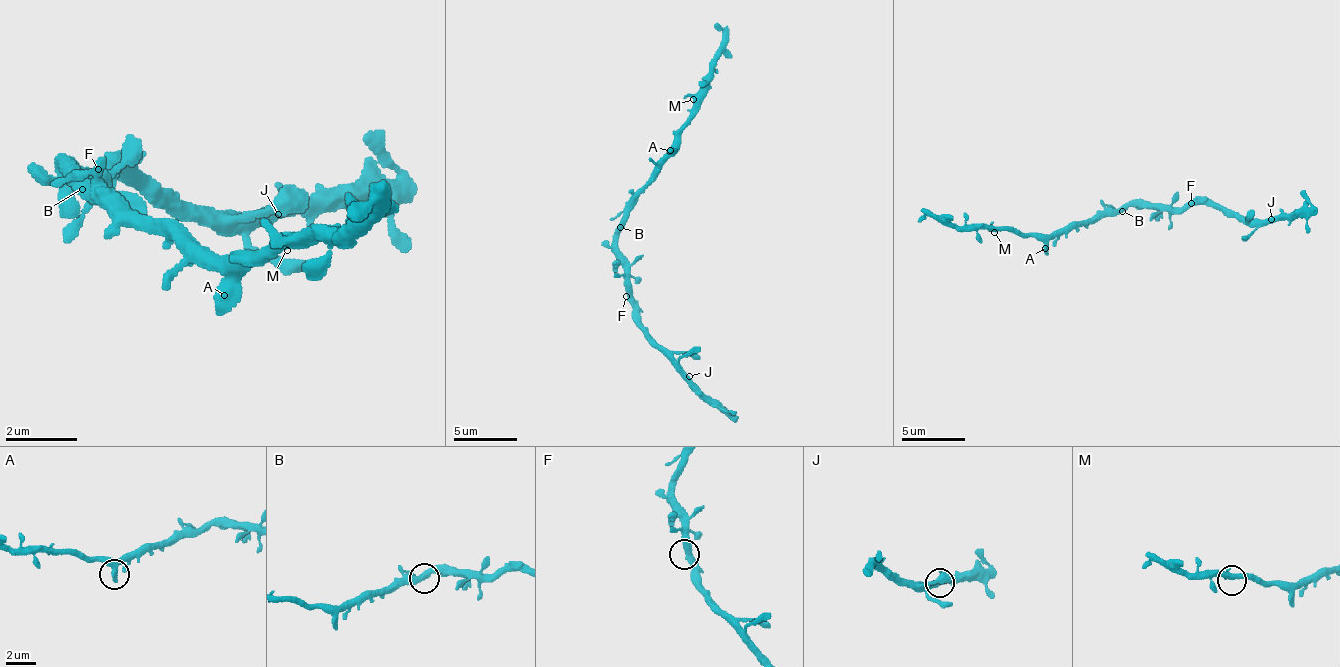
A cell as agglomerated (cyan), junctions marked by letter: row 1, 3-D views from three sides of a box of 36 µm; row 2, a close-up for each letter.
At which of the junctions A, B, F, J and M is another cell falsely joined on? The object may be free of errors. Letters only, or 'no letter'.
no letter

